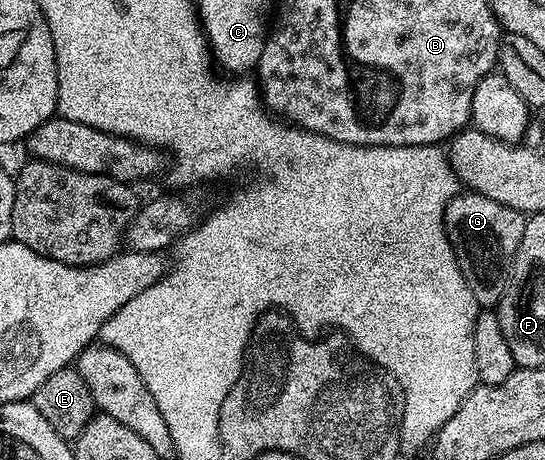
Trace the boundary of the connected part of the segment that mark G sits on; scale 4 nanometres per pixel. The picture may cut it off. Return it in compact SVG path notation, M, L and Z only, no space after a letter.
M462 191L448 203L444 223L456 263L460 263L460 271L479 306L497 306L510 283L514 256L518 254L520 239L524 239L526 217L512 207L504 207L504 203L496 203L496 199L488 199L473 191Z

